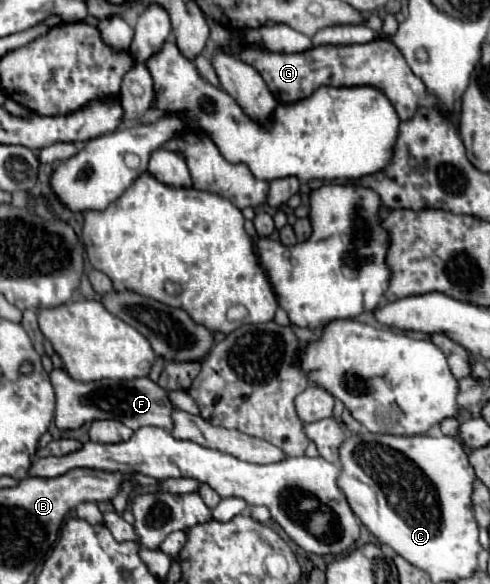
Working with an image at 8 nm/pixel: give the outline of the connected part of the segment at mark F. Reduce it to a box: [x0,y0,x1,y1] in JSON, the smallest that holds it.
[50,369,172,429]

